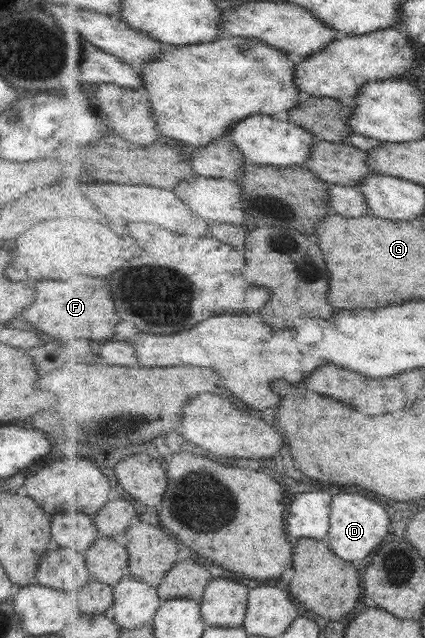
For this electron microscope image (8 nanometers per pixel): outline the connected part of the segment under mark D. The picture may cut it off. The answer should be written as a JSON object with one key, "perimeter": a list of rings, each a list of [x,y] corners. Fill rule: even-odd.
{"perimeter":[[[338,494],[338,496],[334,496],[333,504],[332,522],[330,522],[332,526],[330,526],[330,538],[328,538],[330,548],[340,558],[346,558],[350,562],[364,560],[388,536],[388,528],[390,528],[388,512],[380,504],[368,500],[360,494]]]}

